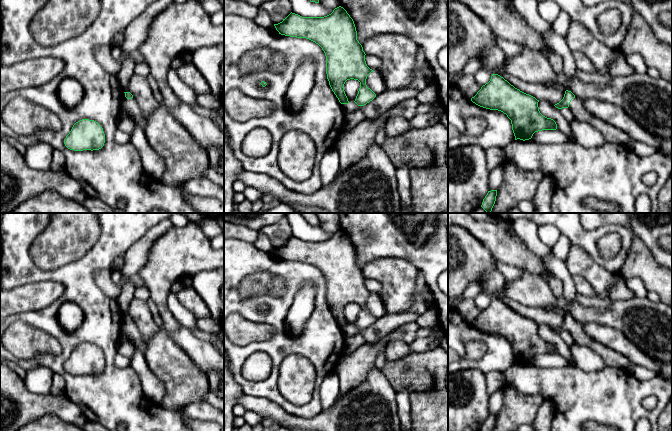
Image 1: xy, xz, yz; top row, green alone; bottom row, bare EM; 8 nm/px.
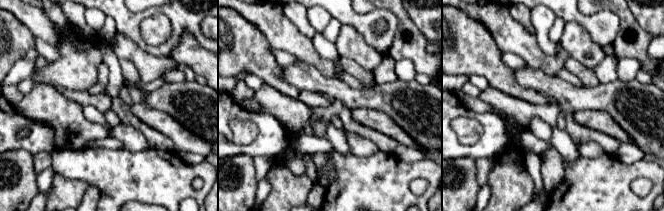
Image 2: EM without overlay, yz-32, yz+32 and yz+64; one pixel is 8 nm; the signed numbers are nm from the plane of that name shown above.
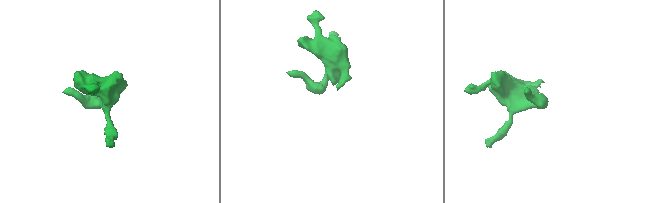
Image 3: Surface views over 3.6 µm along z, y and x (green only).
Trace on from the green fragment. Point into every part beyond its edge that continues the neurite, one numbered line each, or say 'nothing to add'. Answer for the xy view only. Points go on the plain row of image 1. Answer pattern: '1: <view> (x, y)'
1: xy (130, 330)

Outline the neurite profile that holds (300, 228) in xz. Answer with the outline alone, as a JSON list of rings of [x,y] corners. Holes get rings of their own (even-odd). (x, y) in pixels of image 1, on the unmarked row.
[[[286,213],[291,226],[291,236],[302,241],[324,241],[333,236],[320,227],[311,226],[300,213]]]

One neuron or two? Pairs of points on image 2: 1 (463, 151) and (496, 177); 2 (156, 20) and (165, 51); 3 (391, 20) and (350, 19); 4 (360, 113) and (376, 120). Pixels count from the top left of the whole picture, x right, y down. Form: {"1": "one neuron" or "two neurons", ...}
{"1": "two neurons", "2": "two neurons", "3": "one neuron", "4": "one neuron"}

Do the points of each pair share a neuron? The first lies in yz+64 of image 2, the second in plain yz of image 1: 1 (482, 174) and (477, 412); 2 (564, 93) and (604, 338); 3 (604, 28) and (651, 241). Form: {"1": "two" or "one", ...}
{"1": "one", "2": "two", "3": "one"}

